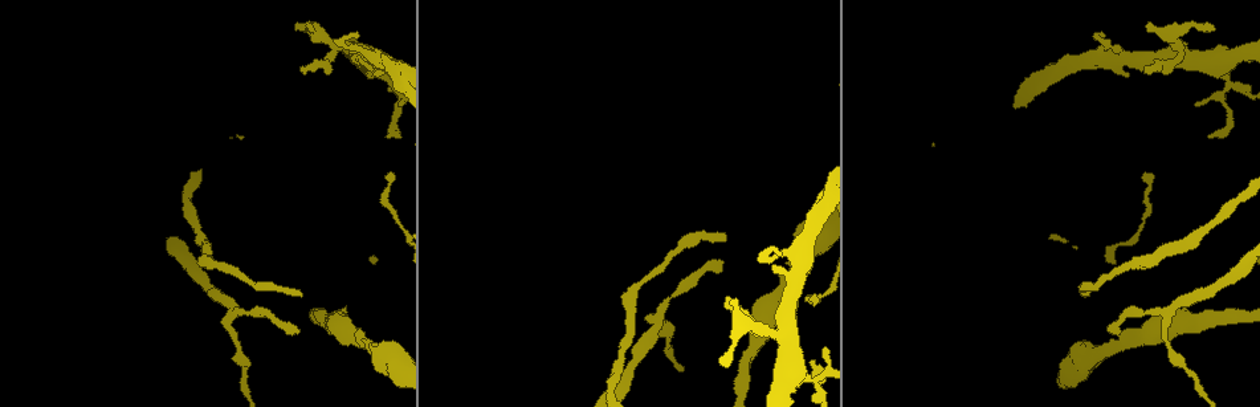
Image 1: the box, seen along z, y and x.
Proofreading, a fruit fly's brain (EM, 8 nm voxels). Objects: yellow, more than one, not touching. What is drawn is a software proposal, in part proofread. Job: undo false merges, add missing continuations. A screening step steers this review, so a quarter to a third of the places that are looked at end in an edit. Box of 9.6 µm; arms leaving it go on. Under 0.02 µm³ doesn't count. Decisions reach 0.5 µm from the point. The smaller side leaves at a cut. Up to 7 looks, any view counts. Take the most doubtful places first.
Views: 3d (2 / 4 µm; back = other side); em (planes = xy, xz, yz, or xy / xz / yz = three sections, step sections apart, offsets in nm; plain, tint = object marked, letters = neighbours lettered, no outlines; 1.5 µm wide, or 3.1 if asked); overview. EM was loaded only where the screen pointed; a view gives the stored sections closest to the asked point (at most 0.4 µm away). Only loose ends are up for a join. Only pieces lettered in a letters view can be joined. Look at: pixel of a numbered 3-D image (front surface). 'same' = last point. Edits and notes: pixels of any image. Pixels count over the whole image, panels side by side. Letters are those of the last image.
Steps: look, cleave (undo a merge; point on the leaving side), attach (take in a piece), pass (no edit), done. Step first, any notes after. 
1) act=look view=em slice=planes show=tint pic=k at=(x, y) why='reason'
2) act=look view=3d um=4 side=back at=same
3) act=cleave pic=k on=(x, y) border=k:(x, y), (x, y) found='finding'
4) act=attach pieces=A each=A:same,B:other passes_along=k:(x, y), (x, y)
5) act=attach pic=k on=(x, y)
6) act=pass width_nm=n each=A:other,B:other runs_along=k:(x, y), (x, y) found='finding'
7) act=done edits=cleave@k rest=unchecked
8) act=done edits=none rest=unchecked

act=look view=3d um=4 pic=1 at=(721, 242) why='end of a long branch'

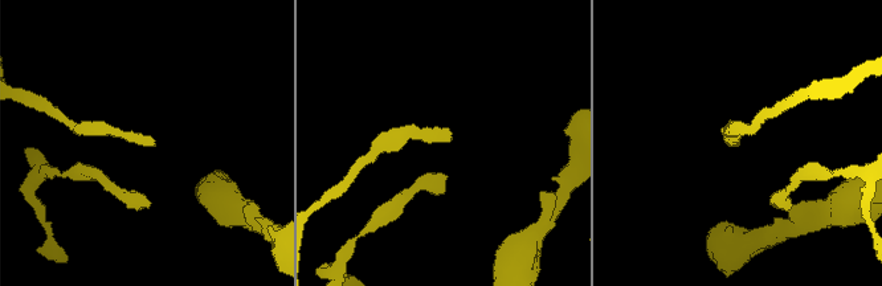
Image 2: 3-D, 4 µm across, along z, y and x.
act=look view=em slice=planes show=tint pic=2 at=(147, 144) why='now the EM'

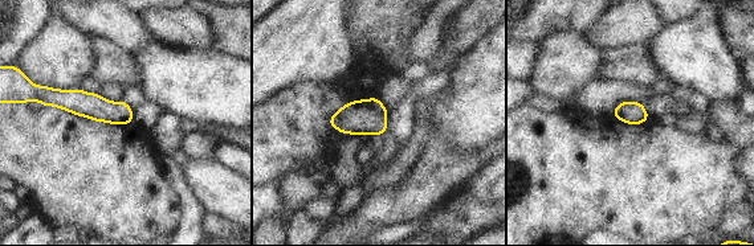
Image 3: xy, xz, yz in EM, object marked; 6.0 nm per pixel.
act=look view=em slice=planes show=letters at=same

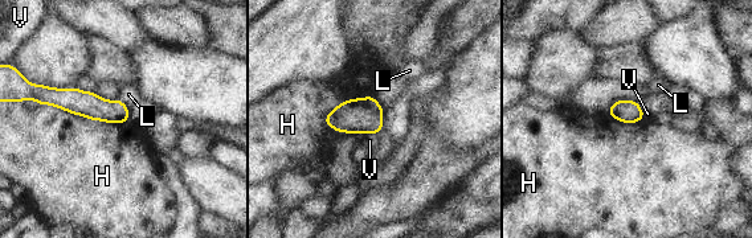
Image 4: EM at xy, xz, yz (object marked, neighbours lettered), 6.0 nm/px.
act=pass each=H:other,L:other,V:other found='none of them fits'

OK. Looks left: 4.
act=look view=3d um=2 pic=1 at=(1210, 27) why='branch stops here'

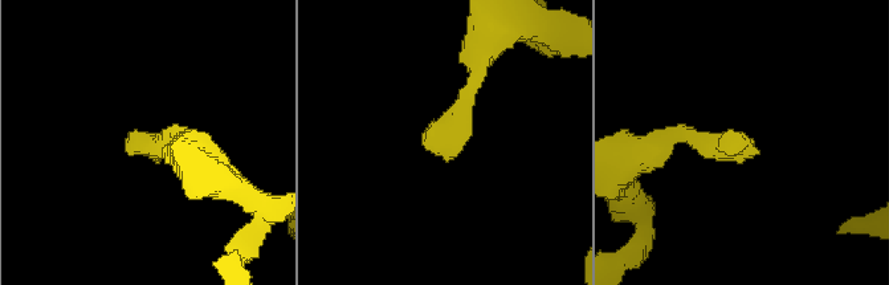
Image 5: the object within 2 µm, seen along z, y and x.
act=look view=em slice=xz step=4 show=letters pic=5 at=(425, 149) why='now the EM'

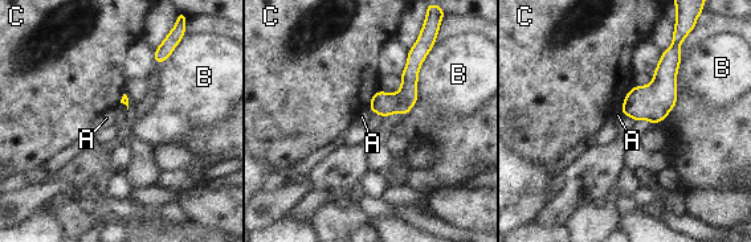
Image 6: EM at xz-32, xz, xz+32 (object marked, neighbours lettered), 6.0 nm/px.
act=look view=em slice=xy step=4 show=letters at=same

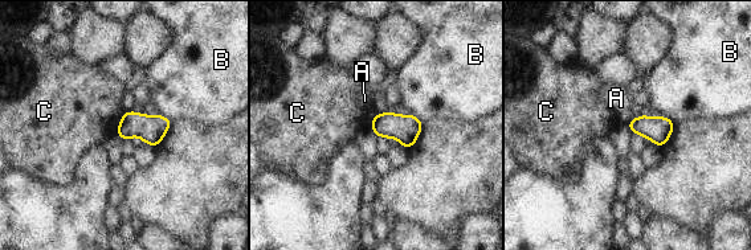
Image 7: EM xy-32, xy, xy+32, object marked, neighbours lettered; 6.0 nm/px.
act=pass width_nm=150 each=A:other,B:other,C:other border=7:(376, 114), (371, 119) found='no lettered piece goes on from it'

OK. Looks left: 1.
act=done edits=none rest=unchecked

